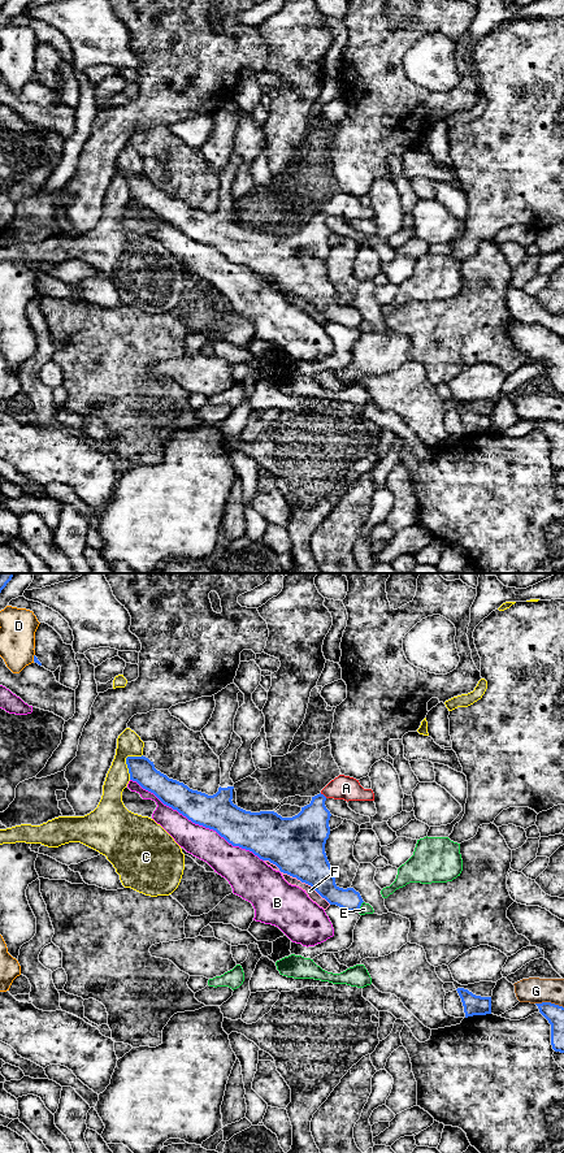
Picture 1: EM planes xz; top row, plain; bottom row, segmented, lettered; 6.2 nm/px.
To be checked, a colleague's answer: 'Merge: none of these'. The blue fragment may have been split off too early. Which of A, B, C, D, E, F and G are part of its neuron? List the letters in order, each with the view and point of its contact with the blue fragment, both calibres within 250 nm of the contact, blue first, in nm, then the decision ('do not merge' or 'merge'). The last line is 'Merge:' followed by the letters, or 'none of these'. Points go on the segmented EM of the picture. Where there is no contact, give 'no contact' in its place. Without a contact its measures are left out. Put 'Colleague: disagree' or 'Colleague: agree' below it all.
A: contact xz (322, 794); calibres 260 and 150 nm; merge
B: contact xz (196, 823); calibres 220 and 200 nm; do not merge
C: contact xz (126, 761); calibres 160 and 160 nm; do not merge
D: contact xz (34, 658); calibres 30 and 220 nm; do not merge
E: contact xz (360, 905); calibres 140 and 70 nm; do not merge
F: contact xz (298, 879); calibres 360 and 60 nm; do not merge
G: contact xz (550, 1002); calibres 110 and 160 nm; do not merge
Merge: A
Colleague: disagree

